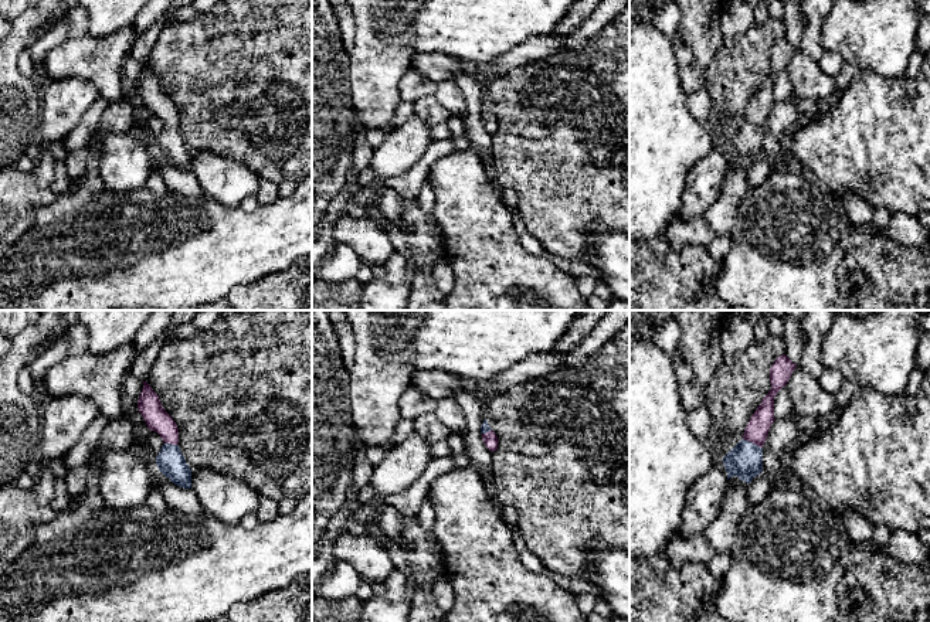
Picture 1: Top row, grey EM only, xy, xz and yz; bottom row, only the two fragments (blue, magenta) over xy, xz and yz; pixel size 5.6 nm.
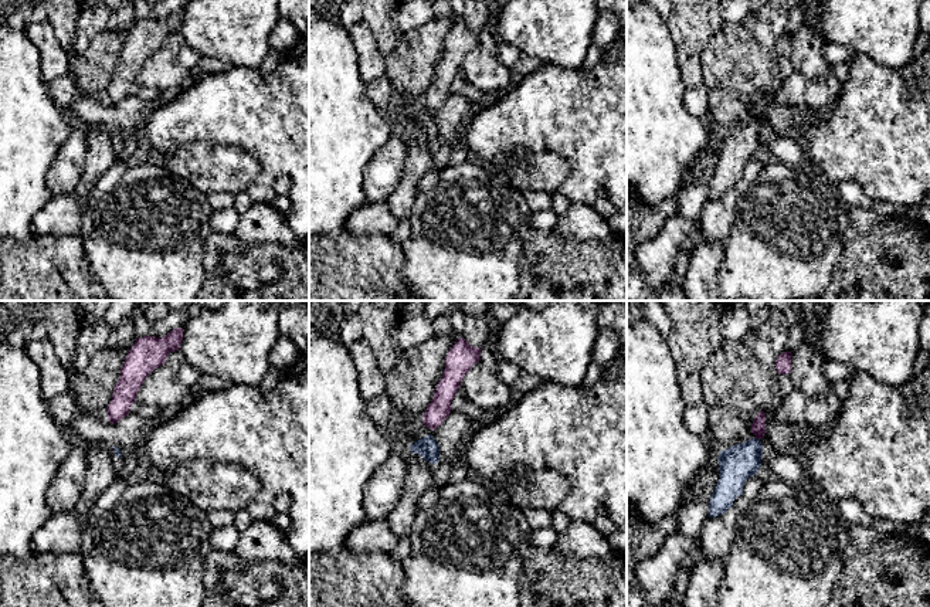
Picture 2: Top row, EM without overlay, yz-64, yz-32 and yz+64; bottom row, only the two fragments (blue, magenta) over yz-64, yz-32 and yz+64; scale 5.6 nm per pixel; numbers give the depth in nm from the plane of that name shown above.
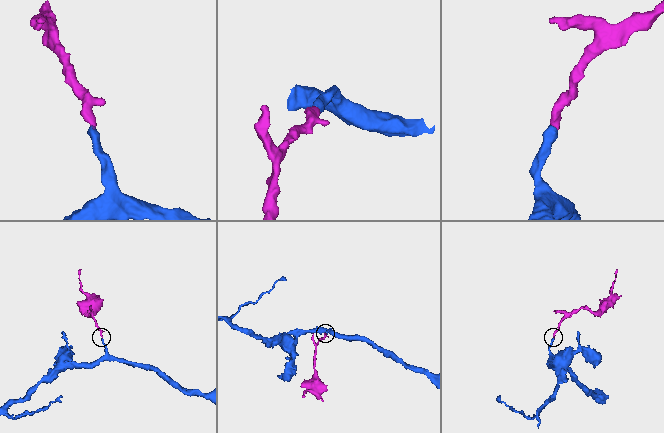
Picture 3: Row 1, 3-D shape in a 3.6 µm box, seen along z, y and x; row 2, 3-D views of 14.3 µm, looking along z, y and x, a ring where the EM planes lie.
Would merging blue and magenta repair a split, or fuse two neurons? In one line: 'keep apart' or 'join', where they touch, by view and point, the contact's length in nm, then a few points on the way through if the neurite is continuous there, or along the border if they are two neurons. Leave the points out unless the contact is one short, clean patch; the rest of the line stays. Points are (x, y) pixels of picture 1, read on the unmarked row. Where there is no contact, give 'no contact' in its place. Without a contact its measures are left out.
join; meets blue in yz at (752, 125); contact 130 nm long; runs through yz (744, 143), (752, 125), (759, 108)

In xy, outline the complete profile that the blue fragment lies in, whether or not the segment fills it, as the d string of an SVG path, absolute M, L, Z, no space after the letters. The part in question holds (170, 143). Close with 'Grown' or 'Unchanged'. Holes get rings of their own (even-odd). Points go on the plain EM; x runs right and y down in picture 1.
M143 64L143 71L138 84L139 95L142 96L147 111L160 118L164 128L156 139L159 153L174 167L190 171L191 152L179 130L179 112L173 101L164 94L159 78L152 69Z. Grown

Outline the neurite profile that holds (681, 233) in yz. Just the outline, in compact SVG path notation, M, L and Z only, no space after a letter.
M705 215L685 220L676 217L668 227L665 238L669 248L675 252L685 247L700 245L707 247L716 235L707 225Z

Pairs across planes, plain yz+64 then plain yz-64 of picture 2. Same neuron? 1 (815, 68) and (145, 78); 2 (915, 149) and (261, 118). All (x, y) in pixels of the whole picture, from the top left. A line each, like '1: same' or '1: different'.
1: same
2: same

